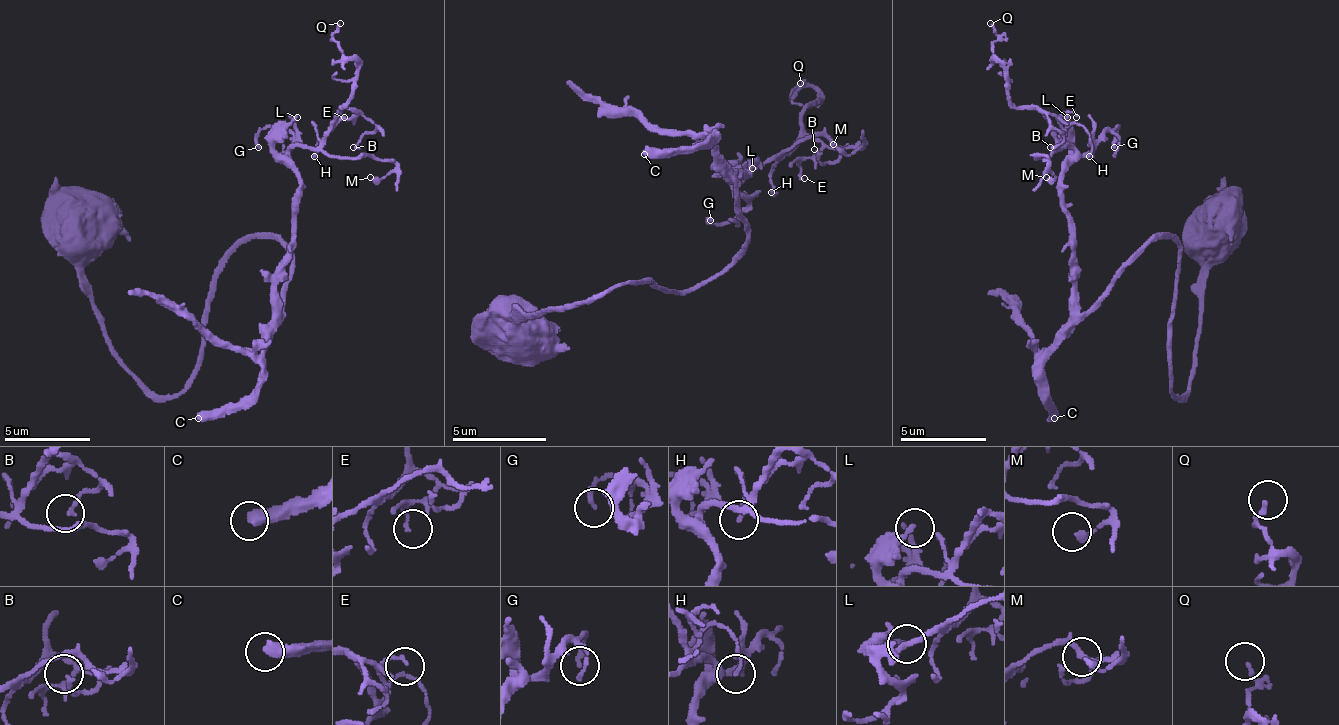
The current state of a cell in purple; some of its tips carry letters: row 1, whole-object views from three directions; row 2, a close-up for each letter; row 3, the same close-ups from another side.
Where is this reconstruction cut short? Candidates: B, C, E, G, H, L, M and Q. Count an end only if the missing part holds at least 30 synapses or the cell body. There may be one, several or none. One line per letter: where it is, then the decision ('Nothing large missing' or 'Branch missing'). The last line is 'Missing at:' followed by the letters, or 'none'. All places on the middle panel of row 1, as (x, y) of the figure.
B: Place: (814, 149). Nothing large missing
C: Place: (644, 154). Branch missing
E: Place: (804, 178). Nothing large missing
G: Place: (710, 220). Nothing large missing
H: Place: (771, 192). Nothing large missing
L: Place: (752, 168). Nothing large missing
M: Place: (833, 144). Nothing large missing
Q: Place: (800, 83). Nothing large missing
Missing at: C

